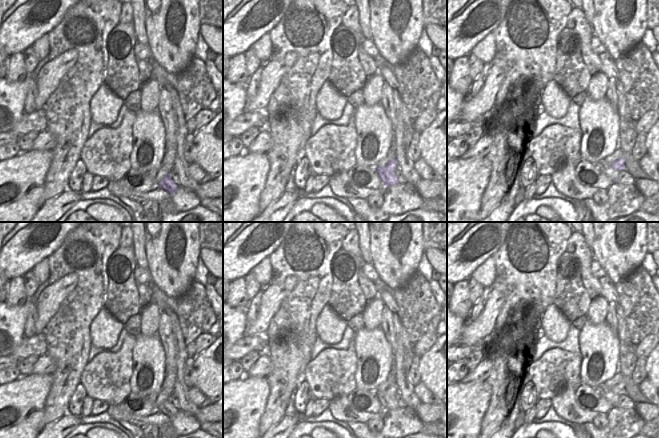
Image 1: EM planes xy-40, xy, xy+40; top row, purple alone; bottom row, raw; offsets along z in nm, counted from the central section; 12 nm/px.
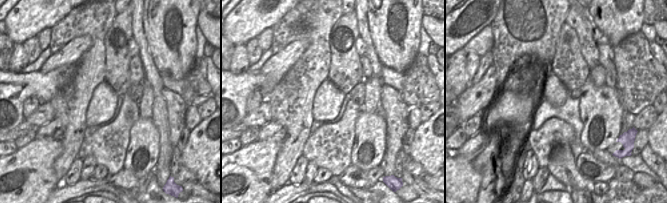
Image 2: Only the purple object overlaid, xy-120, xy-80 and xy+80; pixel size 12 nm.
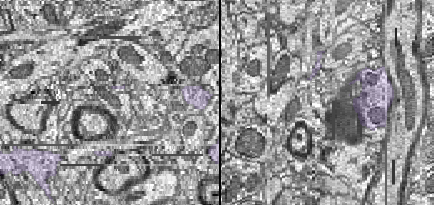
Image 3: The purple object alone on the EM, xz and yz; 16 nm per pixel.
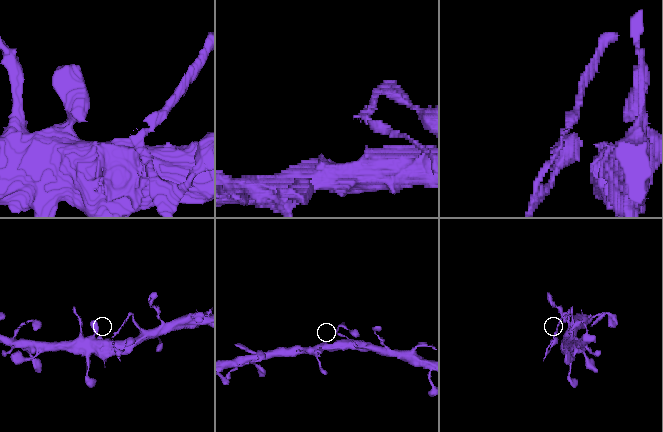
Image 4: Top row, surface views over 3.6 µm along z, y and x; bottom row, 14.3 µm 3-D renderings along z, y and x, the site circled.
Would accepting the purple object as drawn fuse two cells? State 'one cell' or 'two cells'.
two cells

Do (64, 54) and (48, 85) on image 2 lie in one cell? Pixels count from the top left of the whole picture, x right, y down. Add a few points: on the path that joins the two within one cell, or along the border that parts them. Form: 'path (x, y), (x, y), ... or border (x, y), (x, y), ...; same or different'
border (75, 63), (61, 65), (47, 72), (39, 70); different

